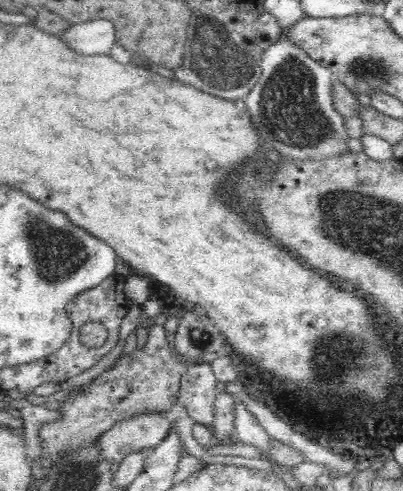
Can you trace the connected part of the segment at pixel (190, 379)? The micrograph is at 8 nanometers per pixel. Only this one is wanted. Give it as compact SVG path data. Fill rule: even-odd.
M209 361L200 366L190 364L180 385L179 403L195 422L213 428L216 420L215 398L219 387Z

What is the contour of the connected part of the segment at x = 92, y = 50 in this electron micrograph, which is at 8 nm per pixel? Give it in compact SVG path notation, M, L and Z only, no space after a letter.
M94 19L70 24L60 39L72 51L82 55L108 55L115 44L114 23L106 19Z

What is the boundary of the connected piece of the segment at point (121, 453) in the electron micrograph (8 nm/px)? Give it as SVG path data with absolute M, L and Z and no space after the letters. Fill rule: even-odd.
M148 413L121 420L98 444L98 459L119 464L133 452L153 450L168 435L172 419L169 413Z

